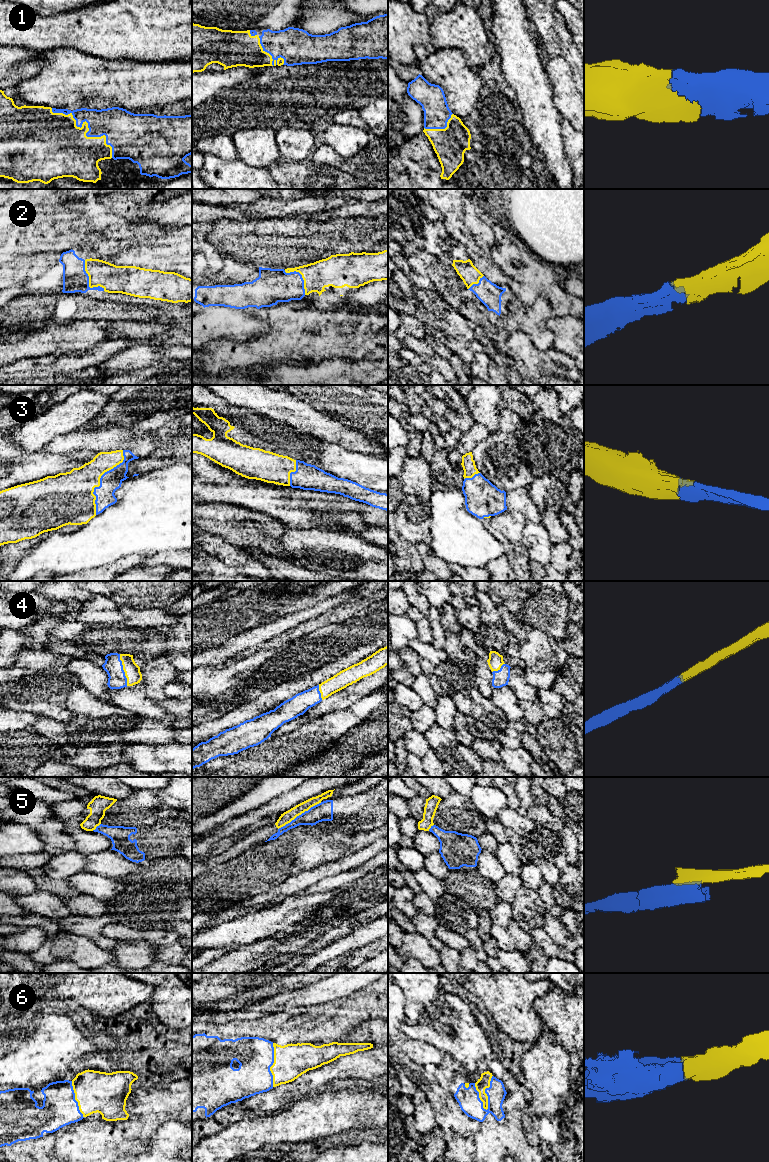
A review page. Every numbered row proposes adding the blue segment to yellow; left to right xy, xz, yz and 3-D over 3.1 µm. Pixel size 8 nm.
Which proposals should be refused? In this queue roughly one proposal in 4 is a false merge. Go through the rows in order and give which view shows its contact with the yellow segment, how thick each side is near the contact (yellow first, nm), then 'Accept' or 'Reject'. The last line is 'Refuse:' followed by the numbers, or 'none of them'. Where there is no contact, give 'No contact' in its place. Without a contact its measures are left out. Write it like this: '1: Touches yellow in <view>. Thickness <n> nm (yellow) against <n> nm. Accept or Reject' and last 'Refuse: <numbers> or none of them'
1: Touches yellow in xy. Thickness 400 nm (yellow) against 280 nm. Accept
2: Touches yellow in xy. Thickness 220 nm (yellow) against 200 nm. Accept
3: Touches yellow in xy. Thickness 340 nm (yellow) against 170 nm. Accept
4: Touches yellow in xy. Thickness 130 nm (yellow) against 150 nm. Accept
5: Touches yellow in xz. Thickness 90 nm (yellow) against 150 nm. Reject
6: Touches yellow in yz. Thickness 100 nm (yellow) against 180 nm. Accept
Refuse: 5

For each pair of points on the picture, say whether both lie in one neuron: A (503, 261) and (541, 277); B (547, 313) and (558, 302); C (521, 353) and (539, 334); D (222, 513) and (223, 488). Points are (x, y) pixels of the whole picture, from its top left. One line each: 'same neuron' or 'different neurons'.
A: same neuron
B: different neurons
C: different neurons
D: different neurons

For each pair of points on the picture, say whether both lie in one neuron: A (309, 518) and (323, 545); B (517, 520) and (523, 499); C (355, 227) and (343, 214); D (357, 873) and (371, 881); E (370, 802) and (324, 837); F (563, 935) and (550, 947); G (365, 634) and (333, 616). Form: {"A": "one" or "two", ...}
{"A": "two", "B": "two", "C": "two", "D": "two", "E": "two", "F": "two", "G": "two"}

